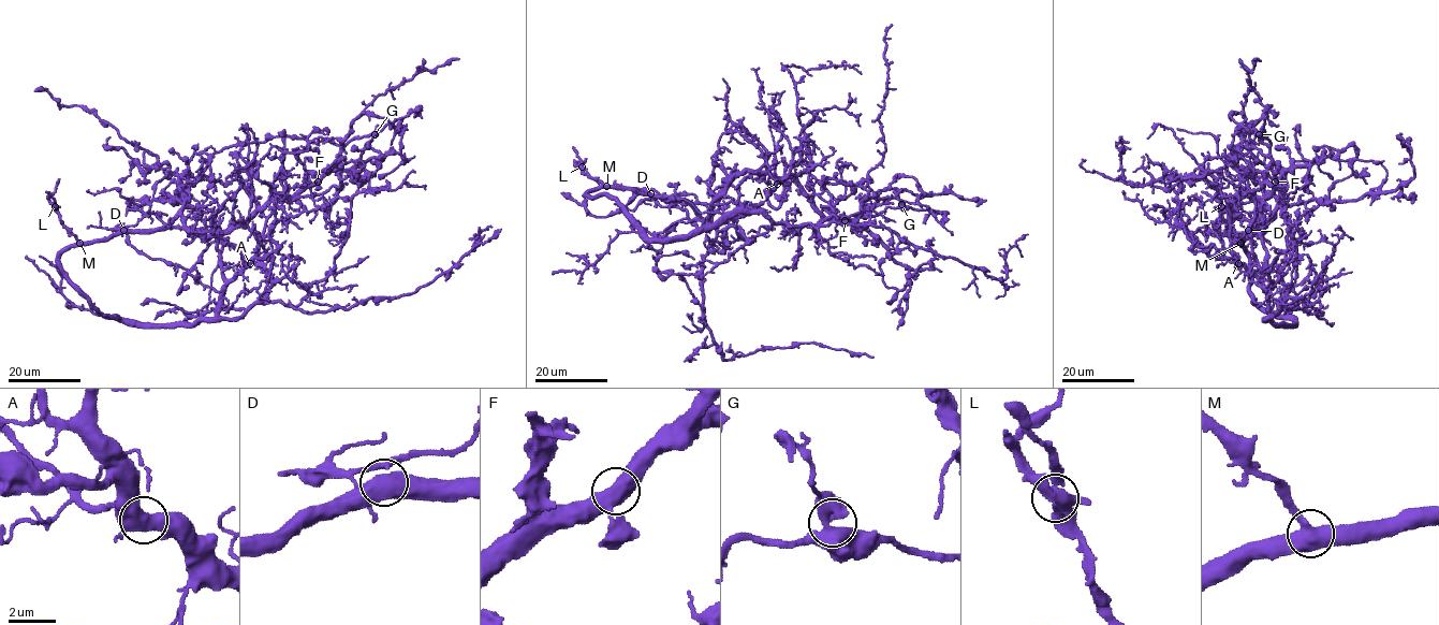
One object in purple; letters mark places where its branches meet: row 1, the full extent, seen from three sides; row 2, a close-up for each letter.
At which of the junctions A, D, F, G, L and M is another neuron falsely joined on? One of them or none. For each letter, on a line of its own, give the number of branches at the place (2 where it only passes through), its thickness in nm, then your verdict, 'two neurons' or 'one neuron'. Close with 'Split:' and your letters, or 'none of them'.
A: 3 | 500 nm | one neuron
D: 3 | 480 nm | one neuron
F: 3 | 480 nm | one neuron
G: 3 | 500 nm | one neuron
L: 3 | 460 nm | one neuron
M: 3 | 480 nm | two neurons
Split: M

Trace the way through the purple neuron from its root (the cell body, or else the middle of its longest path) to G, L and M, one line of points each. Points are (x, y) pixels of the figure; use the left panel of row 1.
G: (216, 248), (210, 232), (186, 228), (205, 237), (243, 227), (274, 197), (311, 187), (349, 142), (375, 134)
L: (216, 248), (216, 237), (210, 232), (191, 228), (127, 230), (106, 238), (79, 242), (62, 223), (55, 206)
M: (216, 248), (216, 237), (210, 232), (191, 228), (127, 230), (79, 243)

